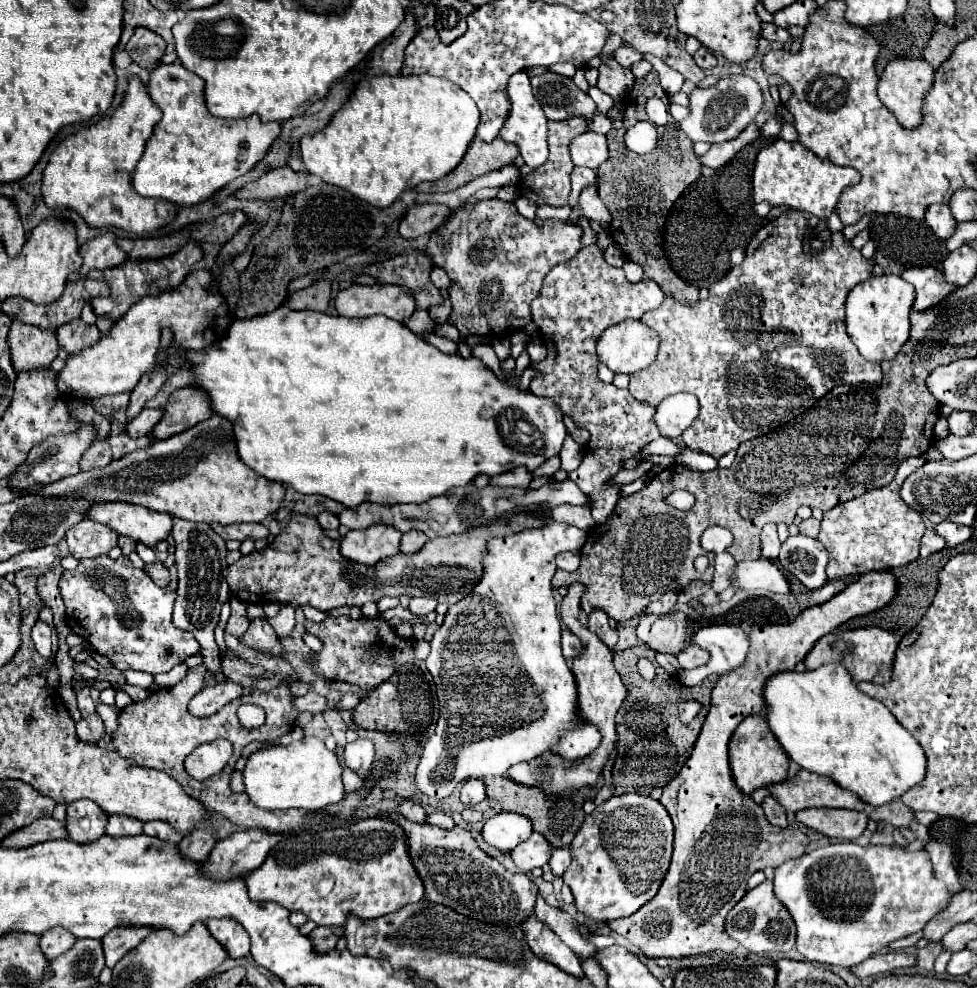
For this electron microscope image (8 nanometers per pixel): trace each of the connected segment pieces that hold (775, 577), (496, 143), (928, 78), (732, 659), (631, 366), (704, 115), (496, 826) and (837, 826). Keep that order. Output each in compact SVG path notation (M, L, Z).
M740 561L734 567L730 585L736 591L750 591L750 589L766 589L772 593L788 593L790 585L782 571L770 561Z
M496 137L490 143L474 139L456 169L452 169L446 177L442 177L440 181L434 181L432 185L416 187L414 193L446 193L446 191L460 189L466 183L474 181L476 177L482 177L504 165L510 165L516 155L518 155L516 145L508 145L500 137Z
M894 59L886 65L878 81L878 97L906 129L916 127L922 121L922 97L932 87L932 81L934 69L924 59Z
M708 625L698 629L694 643L710 653L710 661L700 669L678 673L686 687L700 685L710 675L724 675L740 667L750 647L750 635L740 625Z
M640 321L608 327L596 343L598 359L614 373L636 373L646 369L658 353L658 337Z
M728 75L722 77L714 87L696 87L690 93L690 115L680 123L680 129L688 135L692 143L724 143L740 135L740 131L750 125L756 113L762 109L760 85L748 75Z
M496 813L486 819L482 827L482 839L500 851L516 849L532 833L532 823L518 813Z
M804 809L796 813L796 821L834 839L856 839L868 825L866 813L844 809Z

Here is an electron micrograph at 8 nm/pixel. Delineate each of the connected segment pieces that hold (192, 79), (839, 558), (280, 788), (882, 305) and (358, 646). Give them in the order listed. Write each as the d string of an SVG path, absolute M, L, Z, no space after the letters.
M180 63L160 65L150 73L150 97L162 107L162 119L136 165L132 185L144 197L166 199L176 205L196 205L236 177L250 171L280 133L280 123L262 123L258 115L245 119L212 117L202 95L202 79Z
M924 455L906 459L892 483L868 491L860 499L852 499L846 503L840 503L824 513L822 529L818 535L818 541L828 549L830 563L828 563L828 579L838 579L846 575L862 575L870 571L886 571L894 567L908 565L918 557L918 545L920 537L924 535L926 527L922 521L922 515L914 511L912 507L904 505L898 491L904 479L914 473L918 467L926 463Z
M296 741L286 747L268 747L252 753L242 771L244 791L250 801L262 809L322 809L344 799L342 767L324 741Z
M880 275L856 285L846 297L846 333L868 361L884 361L896 357L910 333L910 311L914 289L898 275Z
M328 617L326 621L314 623L310 619L304 621L306 633L318 637L324 647L312 655L314 671L328 679L340 681L360 687L362 691L370 693L374 687L384 683L400 665L414 661L414 643L408 637L396 633L396 629L384 619L350 619L350 617Z

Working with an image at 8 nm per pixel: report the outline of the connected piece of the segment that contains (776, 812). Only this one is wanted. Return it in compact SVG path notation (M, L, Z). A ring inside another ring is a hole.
M766 797L766 799L762 801L762 809L764 809L764 813L766 813L766 819L768 819L772 825L776 825L776 827L786 827L786 825L788 825L788 821L786 821L786 811L784 811L772 797Z

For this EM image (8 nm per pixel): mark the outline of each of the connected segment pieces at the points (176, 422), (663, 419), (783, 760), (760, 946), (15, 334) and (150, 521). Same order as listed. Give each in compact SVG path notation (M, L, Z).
M194 387L178 389L170 395L168 405L164 407L162 419L152 429L152 437L166 439L166 437L178 435L194 427L196 423L208 419L210 415L212 411L208 405L208 397L204 397L204 393L200 393Z
M674 393L660 401L656 407L654 421L658 425L658 431L662 437L676 439L688 429L688 425L696 419L698 413L698 401L690 393Z
M760 715L746 717L742 721L742 725L734 731L734 735L730 739L728 755L730 755L732 777L734 777L736 785L738 785L738 789L742 793L746 793L746 795L750 795L758 787L764 787L764 785L770 785L770 783L780 783L788 775L790 759L784 753L784 749L780 747L774 733L768 729L766 719L760 717Z
M764 881L756 889L750 889L738 905L726 915L726 933L744 945L752 953L768 955L768 953L788 953L794 947L796 927L792 925L792 917L784 907L776 901L772 893L772 881Z
M20 319L12 321L8 341L10 341L10 351L16 371L50 365L58 353L56 331L40 329L36 325L22 323Z
M94 505L90 519L104 523L120 535L128 535L148 547L166 541L172 535L172 517L138 505Z

